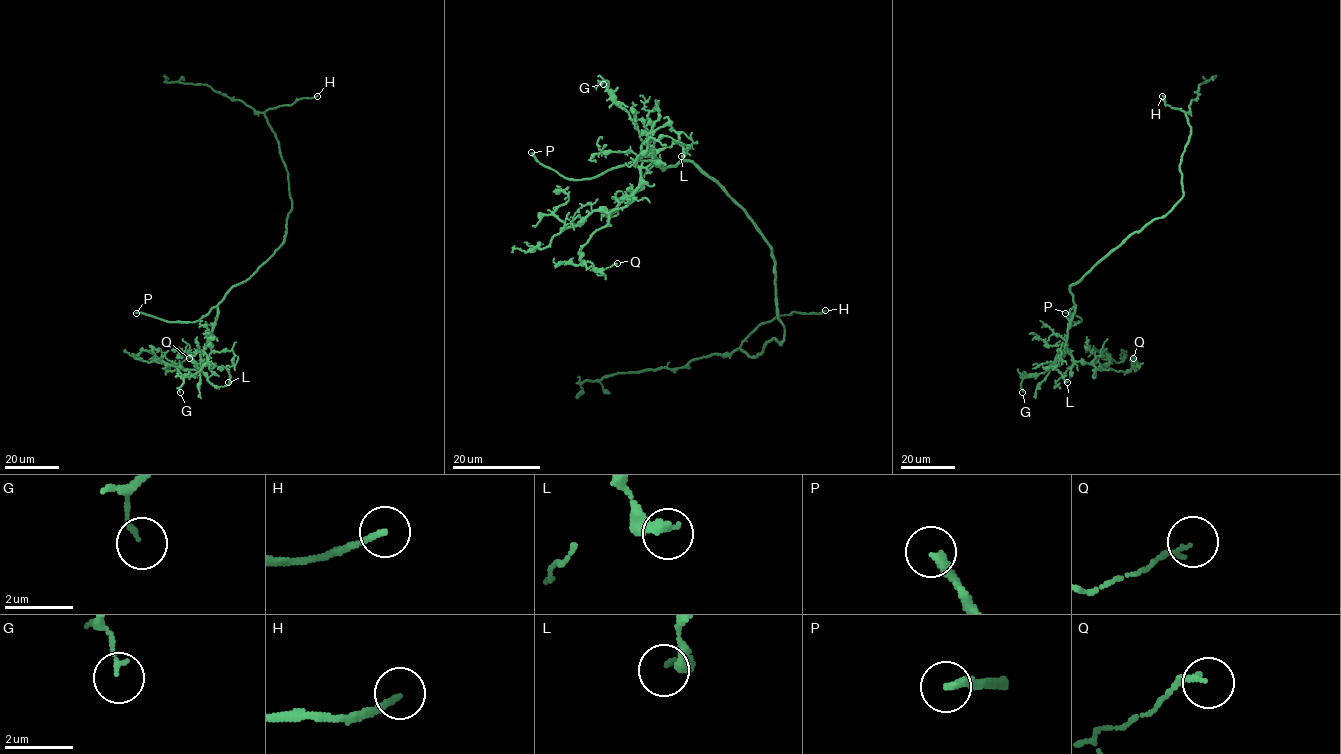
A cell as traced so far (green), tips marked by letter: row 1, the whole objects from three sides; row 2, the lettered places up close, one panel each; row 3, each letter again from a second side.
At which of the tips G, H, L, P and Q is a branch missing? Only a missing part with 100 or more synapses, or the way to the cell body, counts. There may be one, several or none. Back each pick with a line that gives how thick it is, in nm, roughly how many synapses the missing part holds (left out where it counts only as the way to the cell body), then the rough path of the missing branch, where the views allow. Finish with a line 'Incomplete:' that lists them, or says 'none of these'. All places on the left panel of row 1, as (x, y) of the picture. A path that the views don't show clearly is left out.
H: 170 nm thick; about 140 synapses
P: 240 nm thick; missing branch runs (136, 313), (113, 307), (95, 298), (52, 254), (43, 240), (17, 233), (16, 246)
Incomplete: H, P

